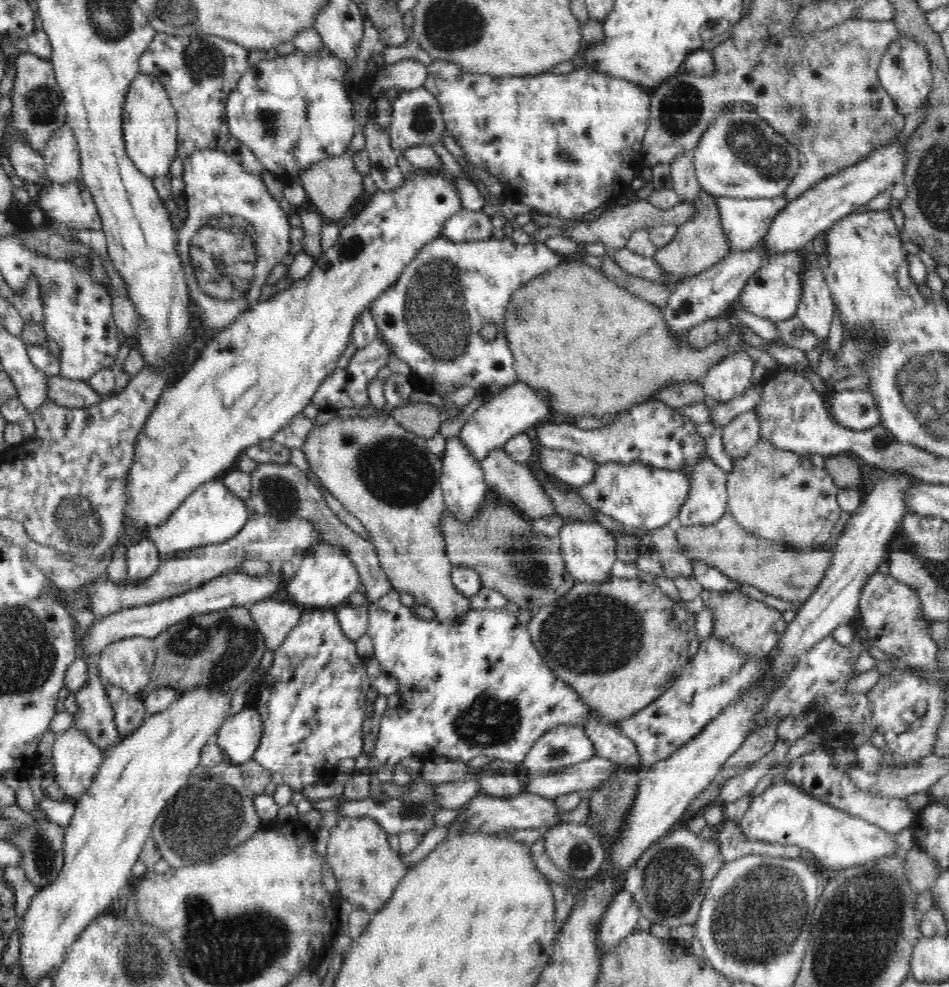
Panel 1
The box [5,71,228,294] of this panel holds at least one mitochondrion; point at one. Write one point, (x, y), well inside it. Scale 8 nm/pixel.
(42, 102)

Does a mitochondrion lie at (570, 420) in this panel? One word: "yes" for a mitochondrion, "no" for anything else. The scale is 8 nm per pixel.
no

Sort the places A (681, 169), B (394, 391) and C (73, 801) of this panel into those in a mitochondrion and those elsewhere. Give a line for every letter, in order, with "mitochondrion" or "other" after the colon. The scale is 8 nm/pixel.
A: other
B: other
C: other

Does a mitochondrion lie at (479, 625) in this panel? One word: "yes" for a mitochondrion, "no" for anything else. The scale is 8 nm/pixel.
no

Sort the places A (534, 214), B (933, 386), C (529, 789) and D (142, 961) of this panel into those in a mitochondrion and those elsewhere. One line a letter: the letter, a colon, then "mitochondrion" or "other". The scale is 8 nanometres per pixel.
A: other
B: mitochondrion
C: other
D: mitochondrion

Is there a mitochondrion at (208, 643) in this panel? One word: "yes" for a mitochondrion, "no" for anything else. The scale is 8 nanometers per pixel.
yes

